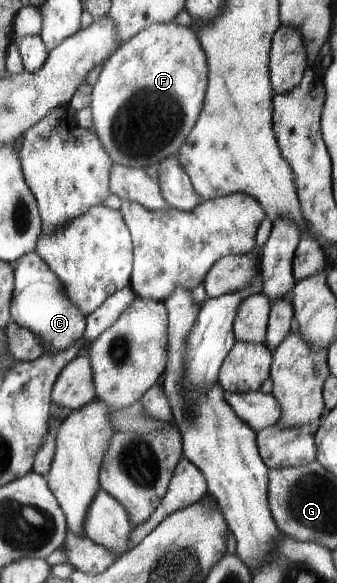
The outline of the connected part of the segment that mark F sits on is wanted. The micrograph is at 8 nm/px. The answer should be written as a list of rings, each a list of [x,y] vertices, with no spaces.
[[[175,21],[152,24],[130,41],[124,41],[102,64],[91,91],[93,131],[101,141],[112,164],[131,168],[158,167],[167,157],[181,153],[181,145],[195,125],[207,87],[207,58],[191,27],[181,27]]]

